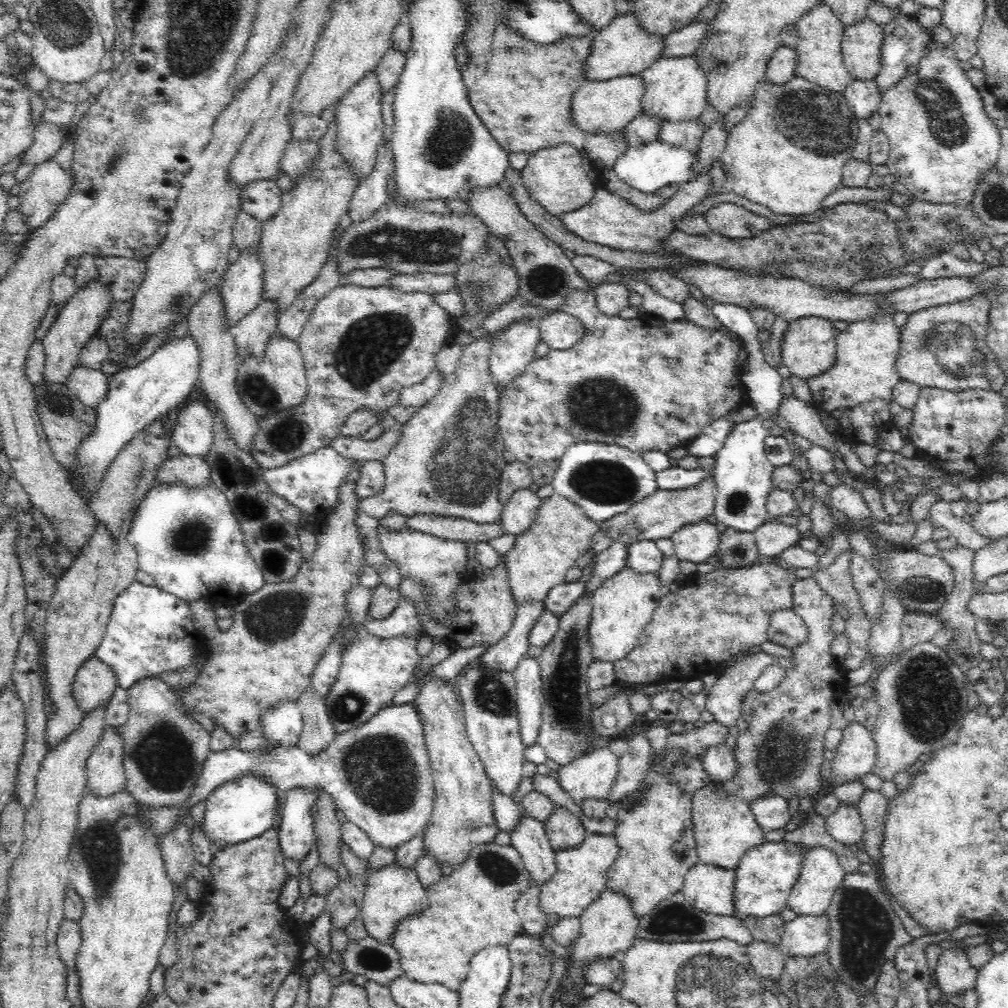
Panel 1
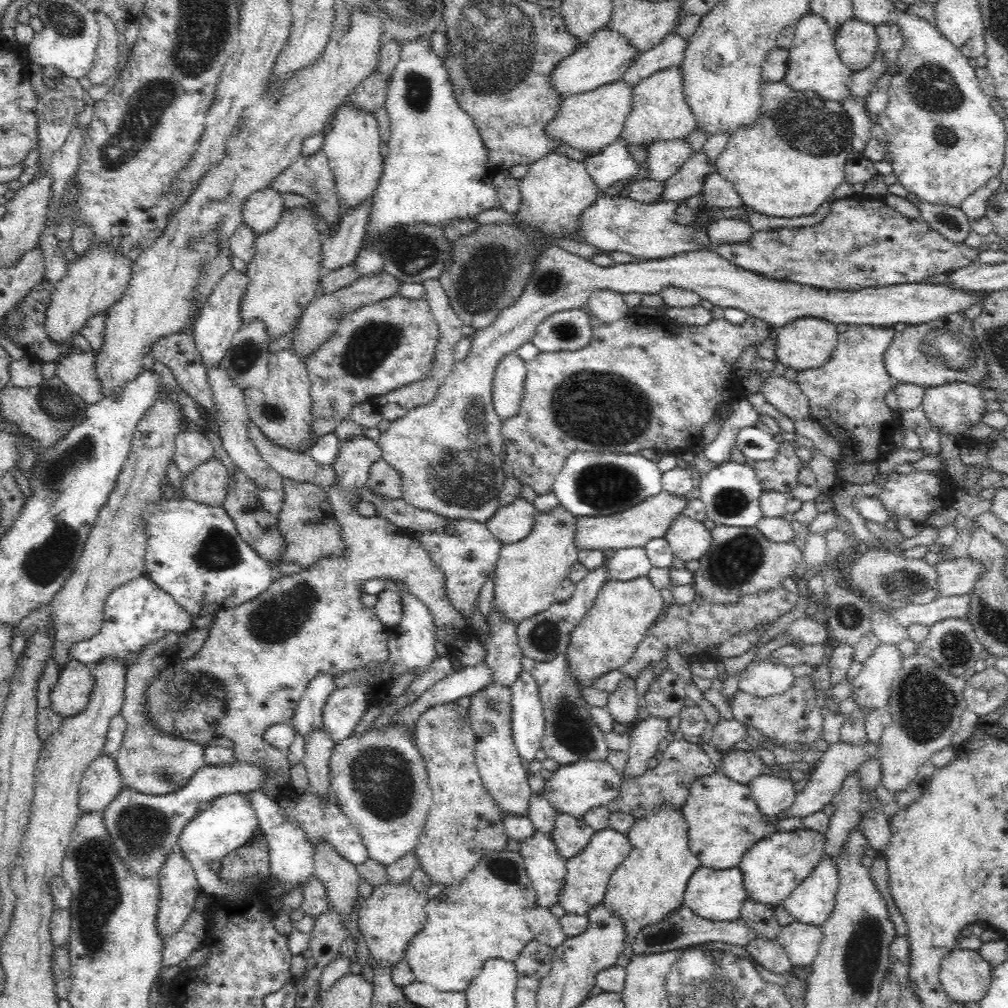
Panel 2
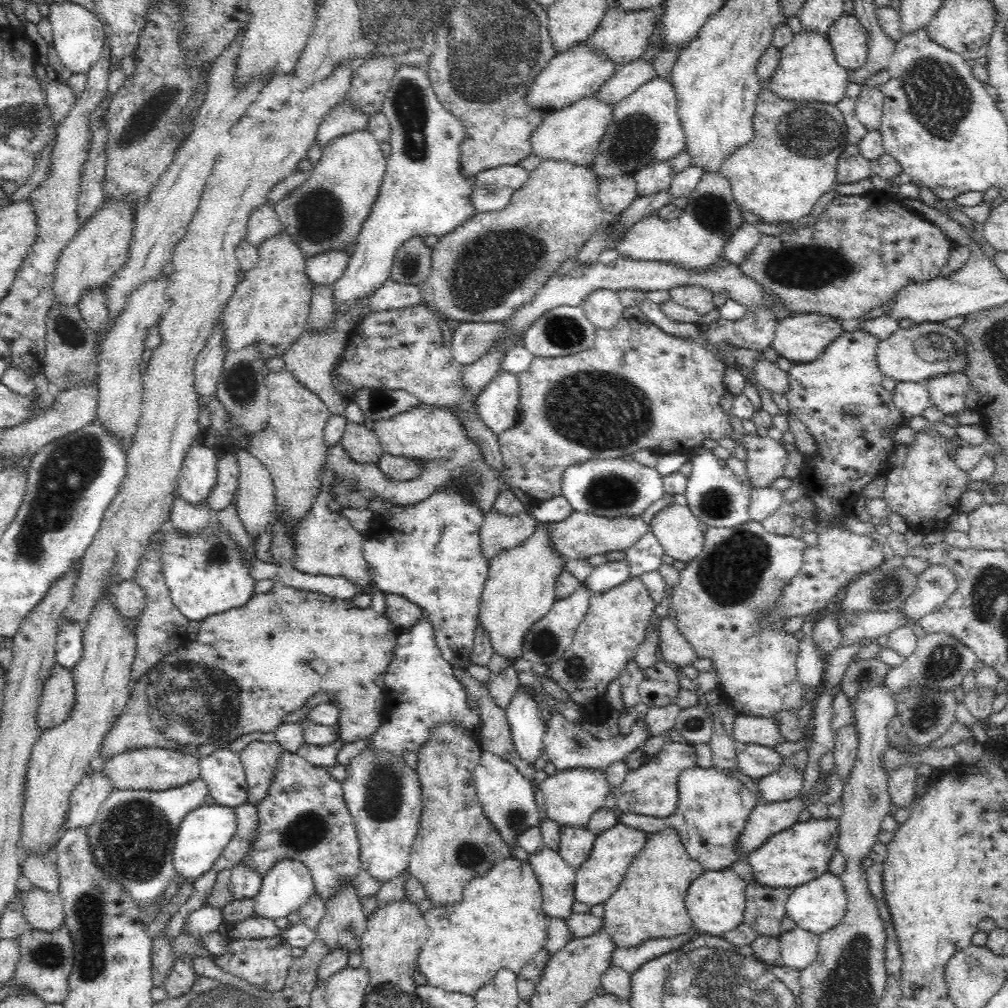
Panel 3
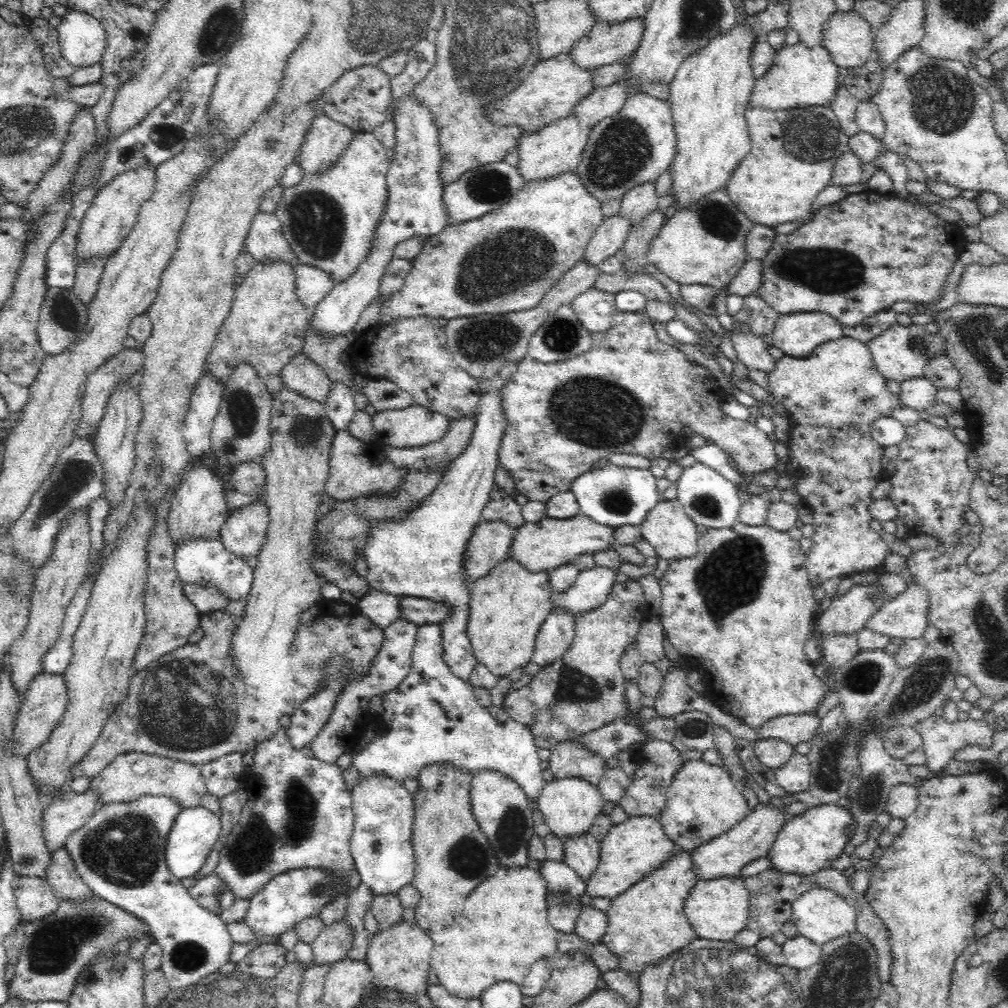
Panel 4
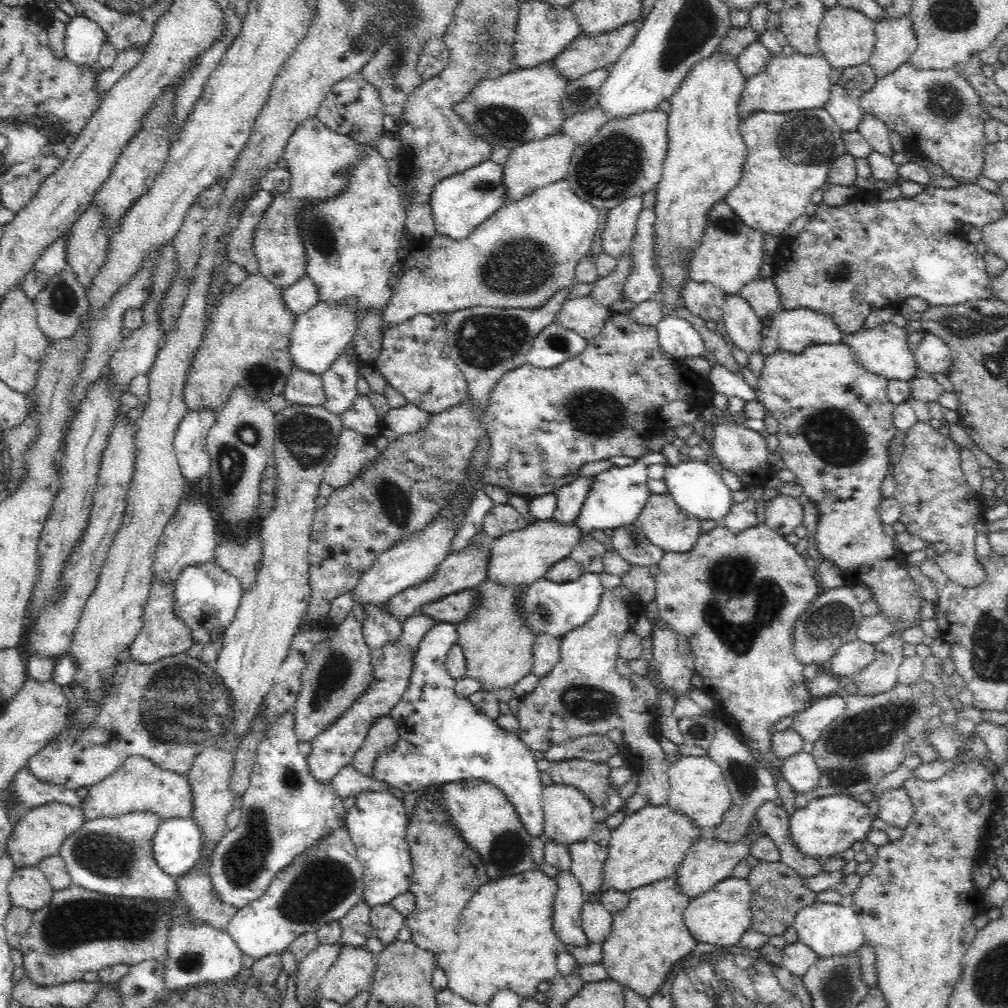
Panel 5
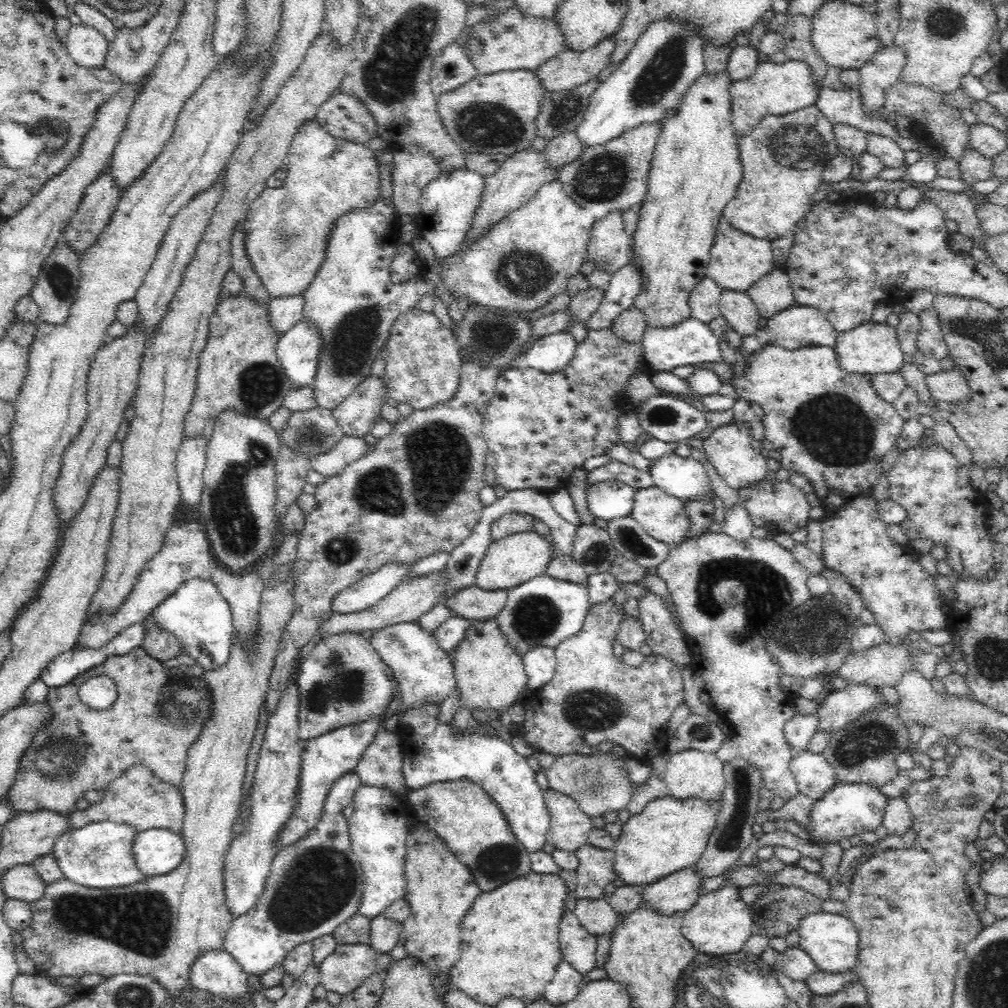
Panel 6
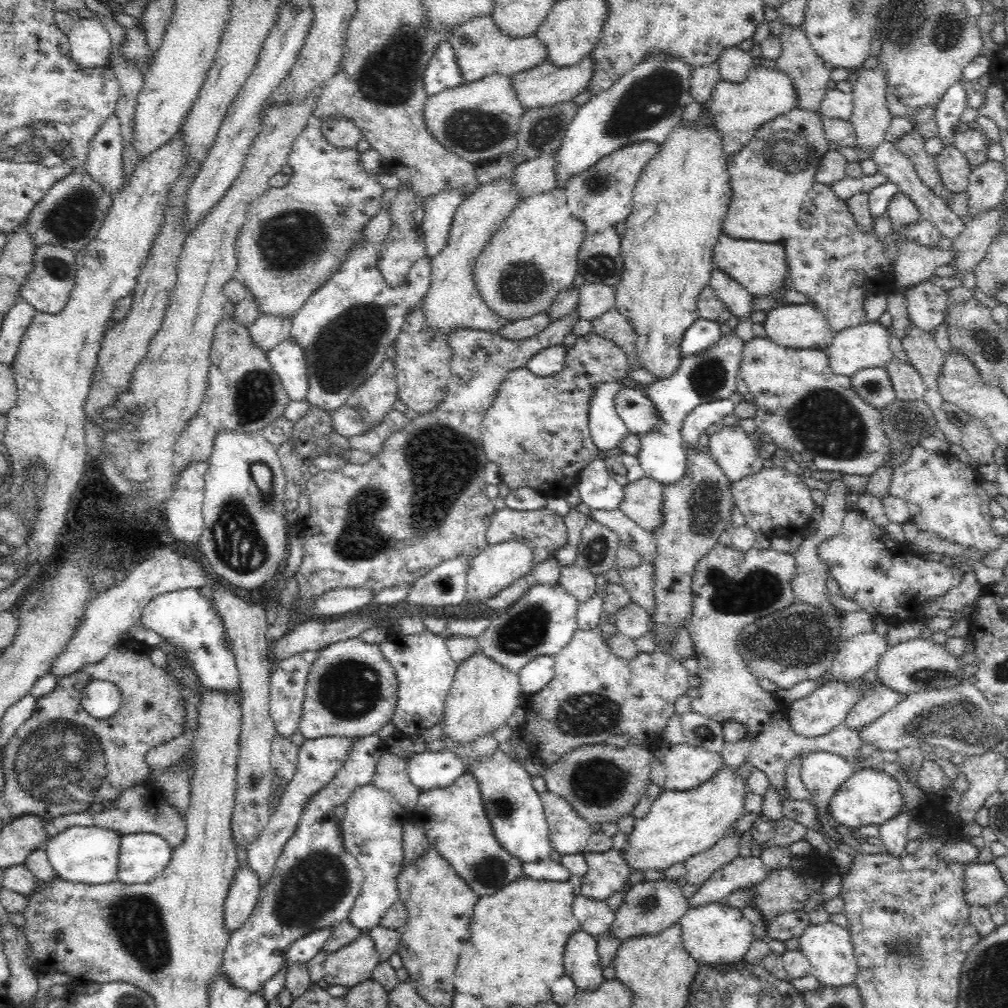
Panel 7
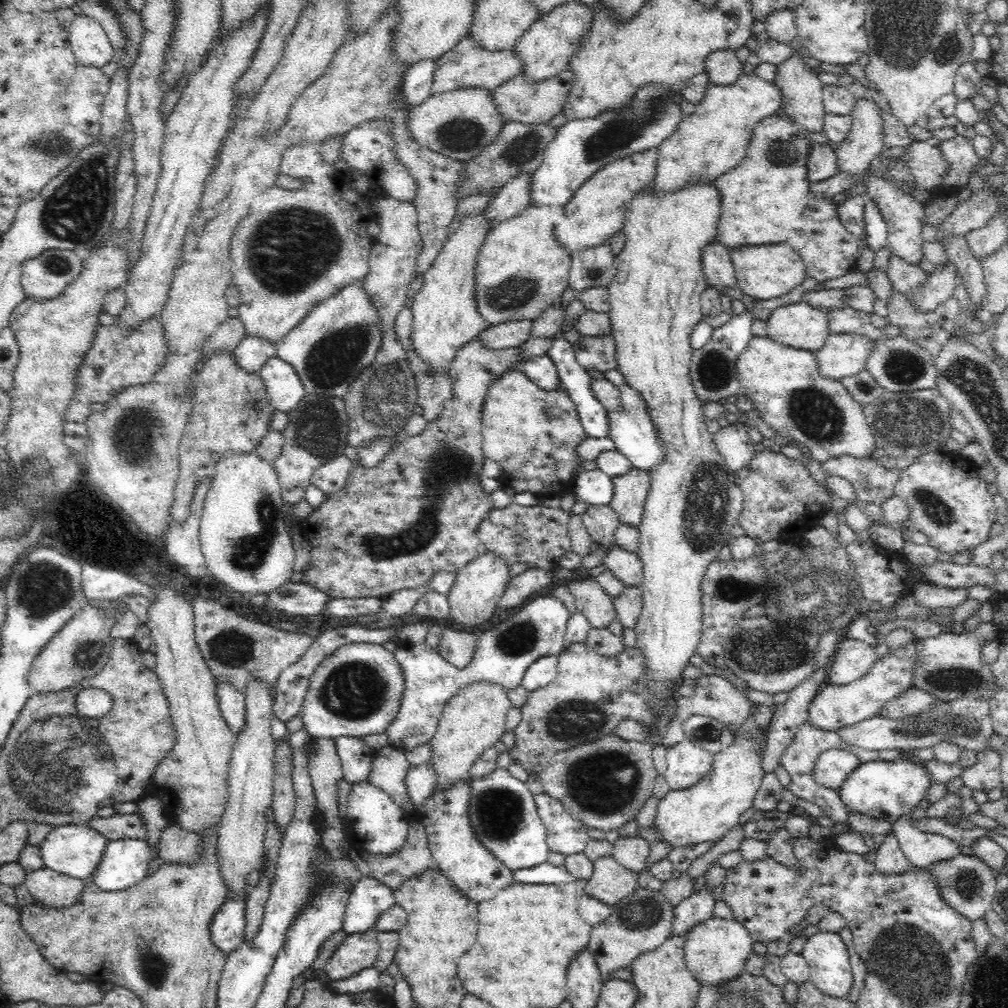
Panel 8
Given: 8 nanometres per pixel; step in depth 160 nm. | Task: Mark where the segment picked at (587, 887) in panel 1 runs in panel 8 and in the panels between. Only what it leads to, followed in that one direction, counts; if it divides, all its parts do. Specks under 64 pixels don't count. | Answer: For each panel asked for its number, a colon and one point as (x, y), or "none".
2: (585, 885)
3: (614, 849)
4: (630, 850)
5: (649, 845)
6: (668, 835)
7: (679, 824)
8: (708, 810)

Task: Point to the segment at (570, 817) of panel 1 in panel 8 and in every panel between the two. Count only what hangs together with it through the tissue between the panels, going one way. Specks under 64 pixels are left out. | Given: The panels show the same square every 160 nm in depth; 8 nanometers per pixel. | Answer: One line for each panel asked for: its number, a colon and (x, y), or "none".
2: (570, 835)
3: (576, 845)
4: (582, 852)
5: (588, 856)
6: (595, 871)
7: (608, 873)
8: (610, 882)

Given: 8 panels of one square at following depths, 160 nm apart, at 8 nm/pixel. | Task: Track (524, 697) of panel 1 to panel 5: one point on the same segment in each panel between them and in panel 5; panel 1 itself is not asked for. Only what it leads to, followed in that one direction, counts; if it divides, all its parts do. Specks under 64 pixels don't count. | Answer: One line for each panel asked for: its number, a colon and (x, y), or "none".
2: (528, 722)
3: (527, 731)
4: (432, 717)
5: (443, 738)

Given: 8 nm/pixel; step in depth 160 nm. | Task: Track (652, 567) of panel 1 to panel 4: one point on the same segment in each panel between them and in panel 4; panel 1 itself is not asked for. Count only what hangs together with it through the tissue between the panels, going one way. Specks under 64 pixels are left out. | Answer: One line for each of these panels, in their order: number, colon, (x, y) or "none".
2: (625, 564)
3: (602, 578)
4: (592, 587)

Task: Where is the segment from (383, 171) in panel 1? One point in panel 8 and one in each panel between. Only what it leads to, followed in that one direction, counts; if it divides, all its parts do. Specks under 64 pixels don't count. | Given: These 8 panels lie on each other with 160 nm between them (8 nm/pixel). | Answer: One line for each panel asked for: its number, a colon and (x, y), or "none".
2: (338, 251)
3: (325, 269)
4: (312, 284)
5: (300, 297)
6: (283, 312)
7: (266, 331)
8: (250, 355)

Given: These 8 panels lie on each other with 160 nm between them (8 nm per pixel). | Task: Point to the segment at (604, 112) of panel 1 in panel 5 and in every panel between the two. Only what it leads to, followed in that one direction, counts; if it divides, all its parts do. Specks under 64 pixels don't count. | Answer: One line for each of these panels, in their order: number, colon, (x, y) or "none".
2: (588, 122)
3: (572, 134)
4: (556, 149)
5: (534, 164)

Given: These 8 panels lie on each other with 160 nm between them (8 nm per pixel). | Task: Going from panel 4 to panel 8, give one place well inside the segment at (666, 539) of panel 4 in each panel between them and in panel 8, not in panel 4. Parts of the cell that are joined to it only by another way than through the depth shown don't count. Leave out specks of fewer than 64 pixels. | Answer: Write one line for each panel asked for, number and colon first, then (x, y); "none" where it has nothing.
5: (666, 525)
6: (662, 516)
7: (642, 499)
8: (629, 492)

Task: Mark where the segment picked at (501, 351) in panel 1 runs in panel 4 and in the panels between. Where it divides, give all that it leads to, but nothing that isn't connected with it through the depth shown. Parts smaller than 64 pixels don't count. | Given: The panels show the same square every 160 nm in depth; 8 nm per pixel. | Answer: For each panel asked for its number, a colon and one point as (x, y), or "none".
2: (507, 389)
3: (498, 403)
4: (421, 556)

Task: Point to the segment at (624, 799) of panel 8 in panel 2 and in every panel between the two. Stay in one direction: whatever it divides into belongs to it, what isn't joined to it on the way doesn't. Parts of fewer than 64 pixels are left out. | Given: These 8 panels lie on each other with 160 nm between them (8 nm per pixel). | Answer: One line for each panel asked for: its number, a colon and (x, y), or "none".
2: (570, 735)
3: (568, 746)
4: (568, 759)
5: (592, 778)
6: (599, 783)
7: (603, 783)

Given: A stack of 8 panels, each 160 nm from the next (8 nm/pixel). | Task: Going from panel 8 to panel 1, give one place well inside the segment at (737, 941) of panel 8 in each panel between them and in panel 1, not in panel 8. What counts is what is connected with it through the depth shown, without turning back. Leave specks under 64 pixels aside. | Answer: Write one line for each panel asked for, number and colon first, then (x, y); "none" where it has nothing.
1: (708, 888)
2: (715, 895)
3: (715, 902)
4: (718, 909)
5: (720, 916)
6: (719, 923)
7: (714, 934)

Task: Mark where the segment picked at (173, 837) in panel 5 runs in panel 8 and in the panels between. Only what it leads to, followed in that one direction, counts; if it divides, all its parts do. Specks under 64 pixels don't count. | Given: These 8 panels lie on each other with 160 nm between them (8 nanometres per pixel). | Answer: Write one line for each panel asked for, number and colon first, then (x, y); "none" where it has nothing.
6: (157, 851)
7: (142, 855)
8: (123, 864)

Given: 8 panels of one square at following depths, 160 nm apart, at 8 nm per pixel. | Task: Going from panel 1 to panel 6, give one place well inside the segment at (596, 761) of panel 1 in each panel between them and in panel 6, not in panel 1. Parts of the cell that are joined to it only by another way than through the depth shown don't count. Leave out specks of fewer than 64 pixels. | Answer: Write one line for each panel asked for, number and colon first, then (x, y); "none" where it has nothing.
2: (573, 789)
3: (570, 797)
4: (569, 806)
5: (568, 814)
6: (569, 829)

